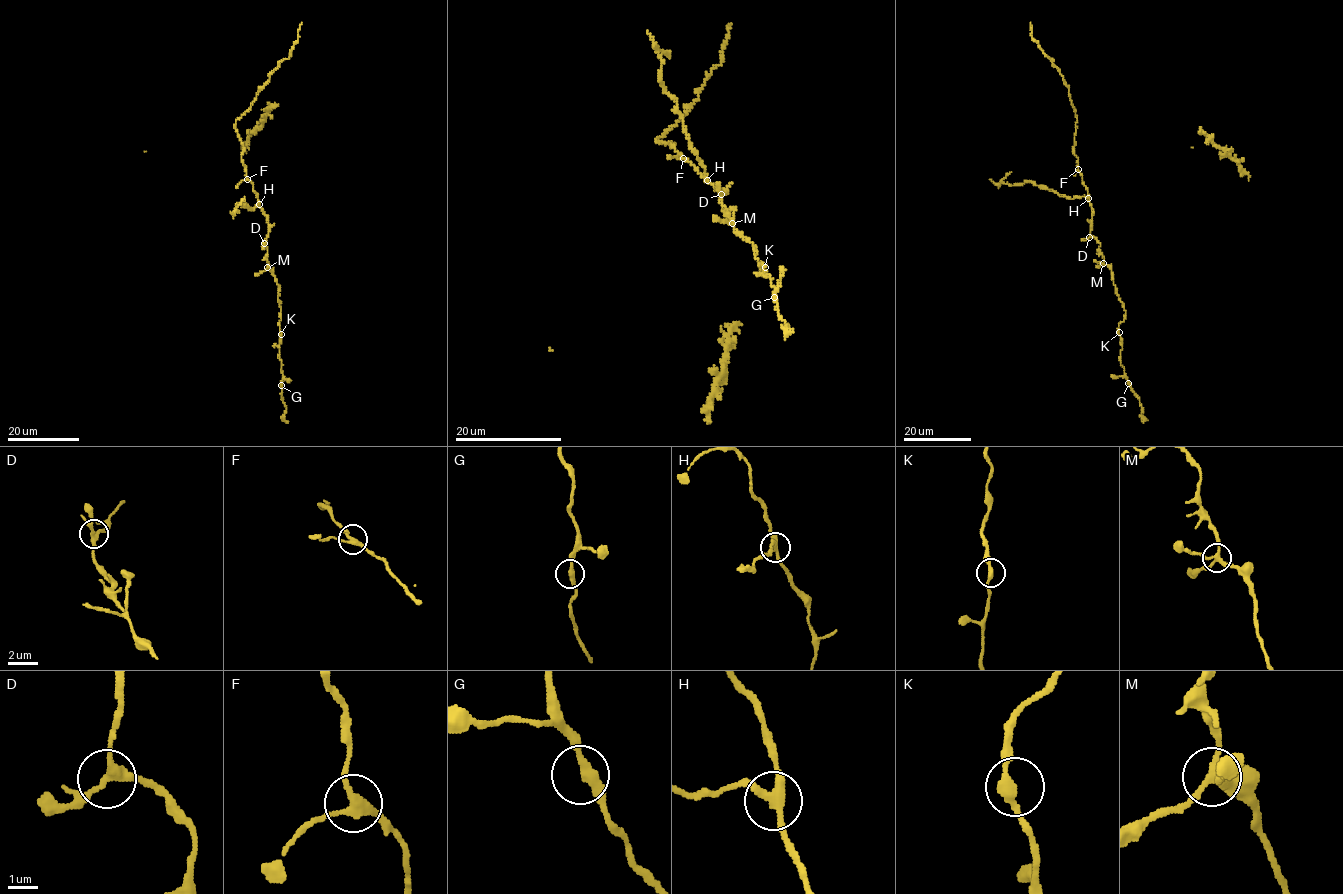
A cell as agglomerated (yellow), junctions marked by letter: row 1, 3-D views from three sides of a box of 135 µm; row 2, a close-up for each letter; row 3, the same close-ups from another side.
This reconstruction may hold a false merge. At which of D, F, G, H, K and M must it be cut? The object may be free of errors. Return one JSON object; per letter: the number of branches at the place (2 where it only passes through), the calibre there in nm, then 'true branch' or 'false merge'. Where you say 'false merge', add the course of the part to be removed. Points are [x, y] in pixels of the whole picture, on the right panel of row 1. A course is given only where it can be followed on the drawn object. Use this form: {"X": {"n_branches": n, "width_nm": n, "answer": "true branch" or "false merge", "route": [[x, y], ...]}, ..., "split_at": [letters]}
{"D": {"n_branches": 3, "width_nm": 240, "answer": "true branch"}, "F": {"n_branches": 3, "width_nm": 240, "answer": "true branch"}, "G": {"n_branches": 2, "width_nm": 320, "answer": "true branch"}, "H": {"n_branches": 3, "width_nm": 280, "answer": "false merge", "route": [[1088, 198], [1071, 199], [1030, 181], [1009, 185], [1002, 182], [1012, 172]]}, "K": {"n_branches": 2, "width_nm": 280, "answer": "true branch"}, "M": {"n_branches": 4, "width_nm": 240, "answer": "true branch"}, "split_at": ["H"]}

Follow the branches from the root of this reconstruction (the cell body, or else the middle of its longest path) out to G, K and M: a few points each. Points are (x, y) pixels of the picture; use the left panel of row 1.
G: (257, 196), (268, 225), (263, 244), (267, 248), (267, 261), (279, 287), (281, 385)
K: (257, 196), (268, 220), (268, 233), (263, 245), (267, 248), (268, 267), (279, 287), (281, 334)
M: (257, 196), (268, 225), (263, 244), (267, 248), (267, 267)

